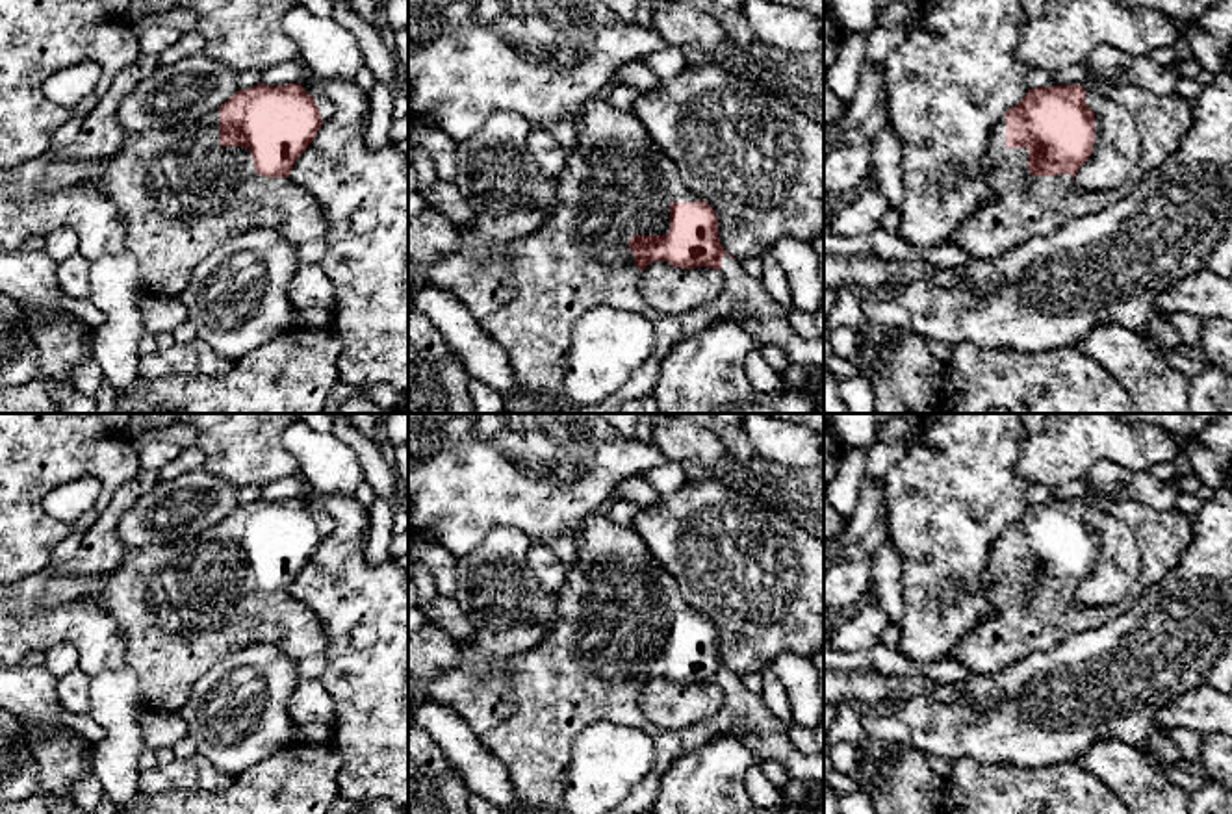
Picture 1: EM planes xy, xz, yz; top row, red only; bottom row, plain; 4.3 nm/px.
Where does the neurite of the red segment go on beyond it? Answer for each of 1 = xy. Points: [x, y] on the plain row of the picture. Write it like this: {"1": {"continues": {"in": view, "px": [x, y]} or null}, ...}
{"1": {"continues": {"in": "xy", "px": [179, 609]}}}

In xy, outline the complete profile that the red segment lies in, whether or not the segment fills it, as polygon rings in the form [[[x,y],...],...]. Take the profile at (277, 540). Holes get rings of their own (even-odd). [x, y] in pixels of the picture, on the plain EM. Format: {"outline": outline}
{"outline": [[[258,499],[195,536],[130,549],[106,575],[56,575],[41,588],[39,606],[96,601],[119,627],[126,666],[137,675],[147,708],[174,714],[195,682],[228,653],[254,643],[276,645],[295,662],[325,653],[319,617],[289,588],[334,527],[328,514],[310,512],[301,499]]]}

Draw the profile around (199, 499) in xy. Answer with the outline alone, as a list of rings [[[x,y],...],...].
[[[200,467],[158,482],[119,523],[126,551],[195,536],[223,521],[237,504],[239,488]]]

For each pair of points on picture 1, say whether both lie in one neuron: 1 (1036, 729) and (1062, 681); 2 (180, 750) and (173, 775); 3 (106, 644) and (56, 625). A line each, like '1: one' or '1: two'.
1: one
2: two
3: one

